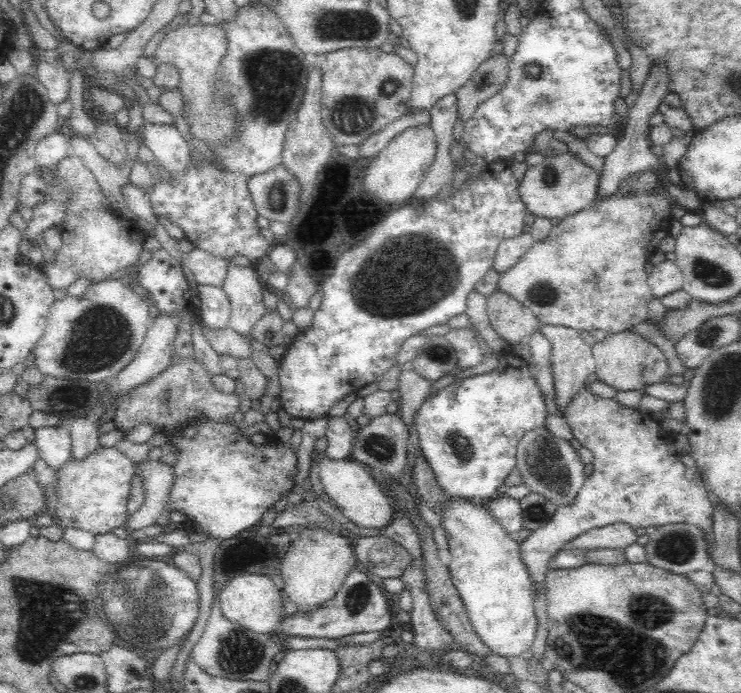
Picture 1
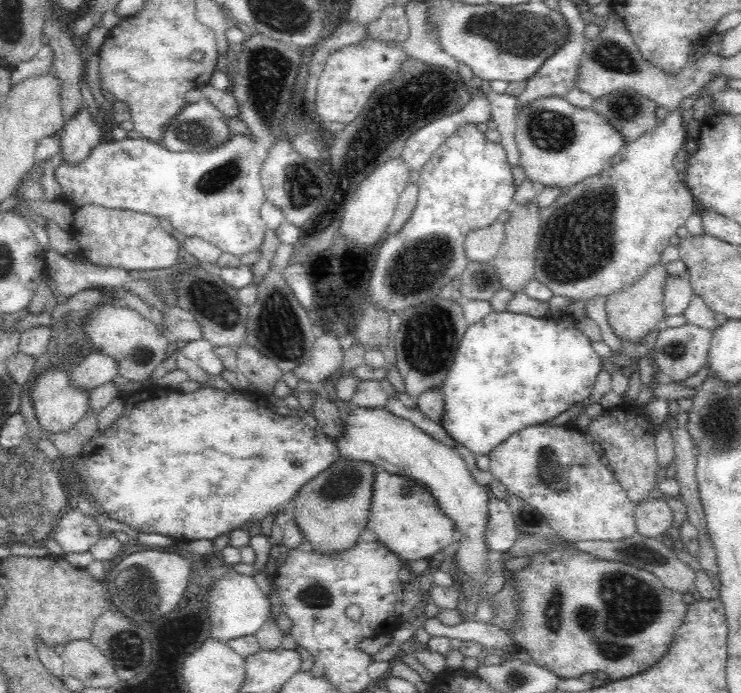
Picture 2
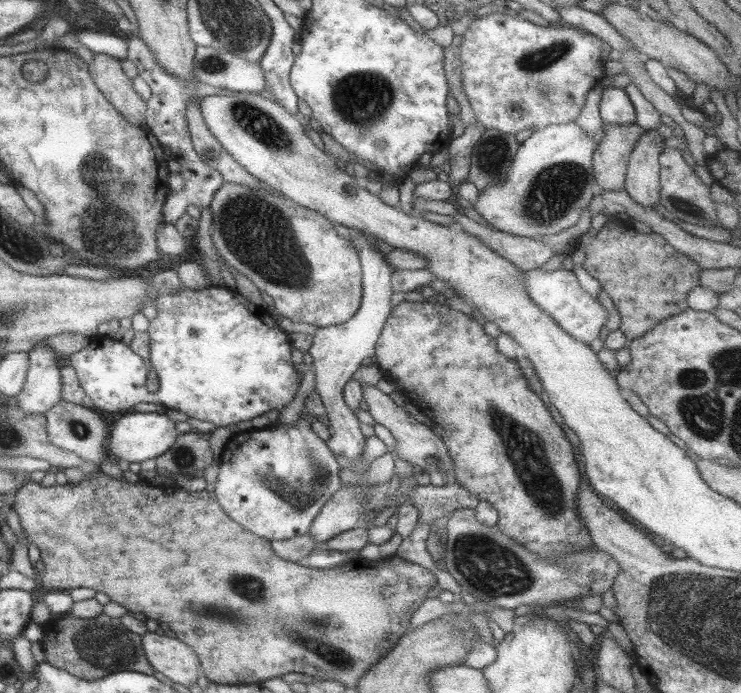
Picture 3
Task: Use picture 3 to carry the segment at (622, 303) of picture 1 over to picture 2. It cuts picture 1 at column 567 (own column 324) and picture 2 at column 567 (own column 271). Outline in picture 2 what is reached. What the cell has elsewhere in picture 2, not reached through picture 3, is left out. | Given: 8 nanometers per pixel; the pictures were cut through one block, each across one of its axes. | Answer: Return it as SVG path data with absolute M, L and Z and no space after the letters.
M680 108L674 113L668 113L664 122L660 123L657 130L654 133L649 133L640 136L638 140L630 142L627 147L623 149L623 159L621 162L606 167L600 174L596 174L593 177L586 178L582 182L578 182L576 186L572 186L569 189L565 189L564 193L560 195L552 206L544 208L539 212L539 235L537 238L537 251L535 252L535 274L533 278L537 280L541 286L547 286L551 296L562 296L562 298L568 298L569 305L566 309L566 315L571 318L577 319L586 316L588 312L588 302L594 298L608 298L612 294L632 286L634 282L638 282L644 274L650 273L650 270L656 266L660 260L664 248L670 244L670 238L676 235L676 230L680 226L685 226L686 220L689 216L694 214L694 208L697 205L696 199L693 194L688 190L683 178L679 176L679 172L674 169L674 157L684 153L684 144L688 140L688 134L686 127L682 126L681 119L682 112Z

